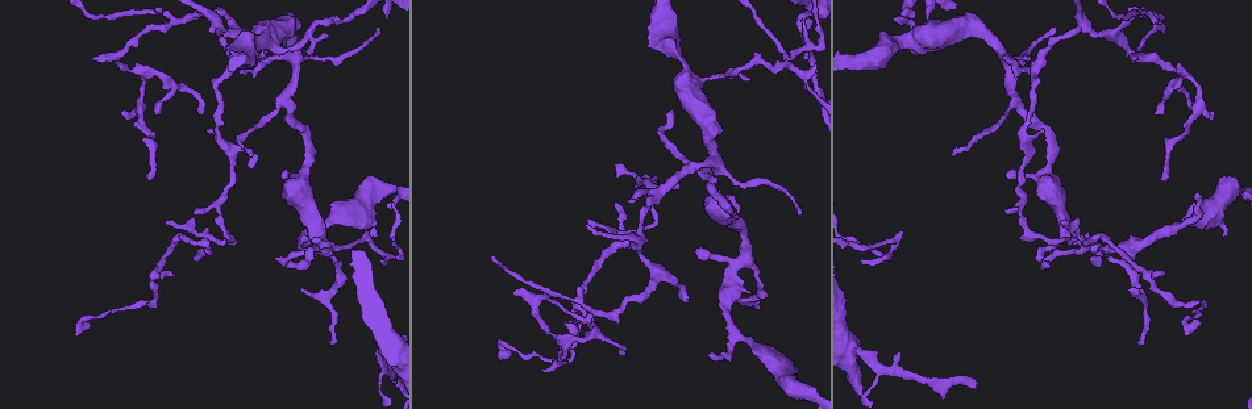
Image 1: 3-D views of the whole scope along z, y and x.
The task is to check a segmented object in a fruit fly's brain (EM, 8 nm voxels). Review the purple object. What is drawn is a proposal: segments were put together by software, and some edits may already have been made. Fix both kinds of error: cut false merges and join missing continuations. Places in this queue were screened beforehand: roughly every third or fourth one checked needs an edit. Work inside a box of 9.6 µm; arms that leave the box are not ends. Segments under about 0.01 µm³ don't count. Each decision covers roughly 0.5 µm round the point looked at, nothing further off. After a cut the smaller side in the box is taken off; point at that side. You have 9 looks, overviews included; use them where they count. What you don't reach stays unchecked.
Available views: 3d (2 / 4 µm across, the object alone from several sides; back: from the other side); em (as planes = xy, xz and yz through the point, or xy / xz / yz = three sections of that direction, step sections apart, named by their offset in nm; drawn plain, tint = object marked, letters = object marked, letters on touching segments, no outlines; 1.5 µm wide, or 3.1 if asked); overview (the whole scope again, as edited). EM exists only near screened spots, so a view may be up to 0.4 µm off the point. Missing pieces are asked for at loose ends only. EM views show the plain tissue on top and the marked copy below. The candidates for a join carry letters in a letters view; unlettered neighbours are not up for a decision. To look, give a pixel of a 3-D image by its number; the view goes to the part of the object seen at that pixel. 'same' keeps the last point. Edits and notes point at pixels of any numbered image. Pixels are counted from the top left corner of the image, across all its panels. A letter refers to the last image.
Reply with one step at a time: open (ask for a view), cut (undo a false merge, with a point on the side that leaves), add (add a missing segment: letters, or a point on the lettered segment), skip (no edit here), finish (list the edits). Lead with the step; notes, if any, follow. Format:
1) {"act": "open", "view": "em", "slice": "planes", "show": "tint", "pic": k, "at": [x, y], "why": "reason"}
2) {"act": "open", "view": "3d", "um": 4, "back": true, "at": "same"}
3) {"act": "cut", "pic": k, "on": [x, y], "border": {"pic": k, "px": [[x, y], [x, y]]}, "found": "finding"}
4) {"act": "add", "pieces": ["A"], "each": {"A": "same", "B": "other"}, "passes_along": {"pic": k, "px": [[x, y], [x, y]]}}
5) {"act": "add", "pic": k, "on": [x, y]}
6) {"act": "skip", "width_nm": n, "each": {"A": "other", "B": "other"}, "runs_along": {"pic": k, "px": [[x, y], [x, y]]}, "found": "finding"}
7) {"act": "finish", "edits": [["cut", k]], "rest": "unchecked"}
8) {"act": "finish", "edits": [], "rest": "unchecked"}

{"act": "open", "view": "em", "slice": "xy", "step": 8, "show": "tint", "pic": 1, "at": [499, 344], "why": "long arm stops here"}

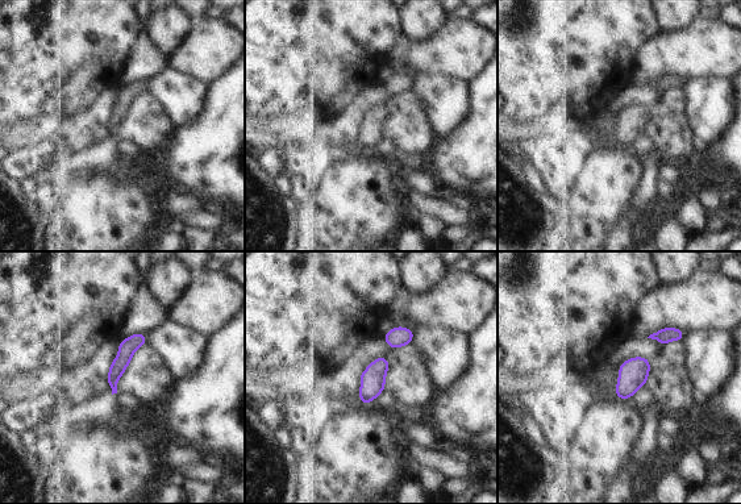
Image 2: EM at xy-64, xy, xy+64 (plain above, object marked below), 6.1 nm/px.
{"act": "open", "view": "em", "slice": "planes", "show": "letters", "at": "same"}

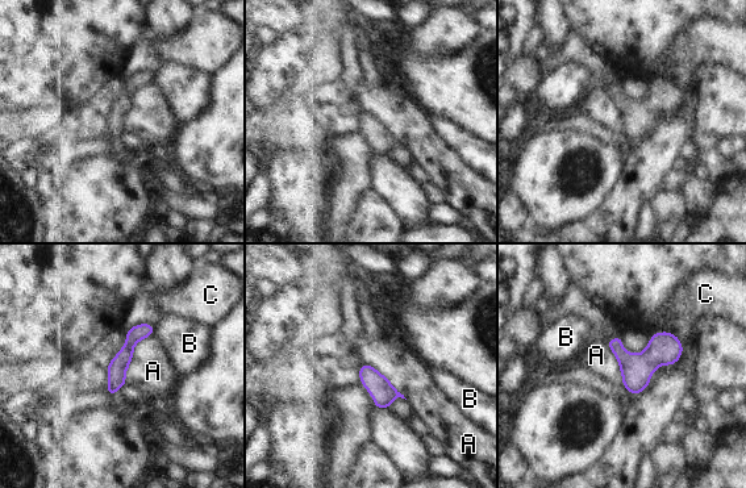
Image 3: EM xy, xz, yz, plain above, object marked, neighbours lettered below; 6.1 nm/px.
{"act": "skip", "each": {"A": "other", "B": "other", "C": "other"}, "found": "no lettered segment goes on from it"}

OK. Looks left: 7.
{"act": "open", "view": "3d", "um": 4, "pic": 1, "at": [386, 188], "why": "abrupt turn"}

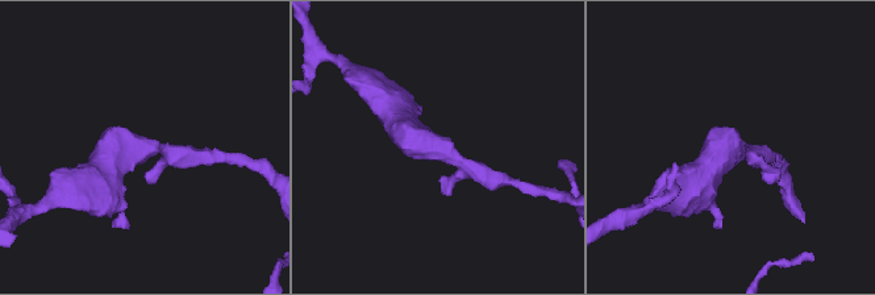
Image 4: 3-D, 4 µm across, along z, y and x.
{"act": "open", "view": "em", "slice": "xy", "step": 8, "show": "tint", "pic": 4, "at": [144, 147]}

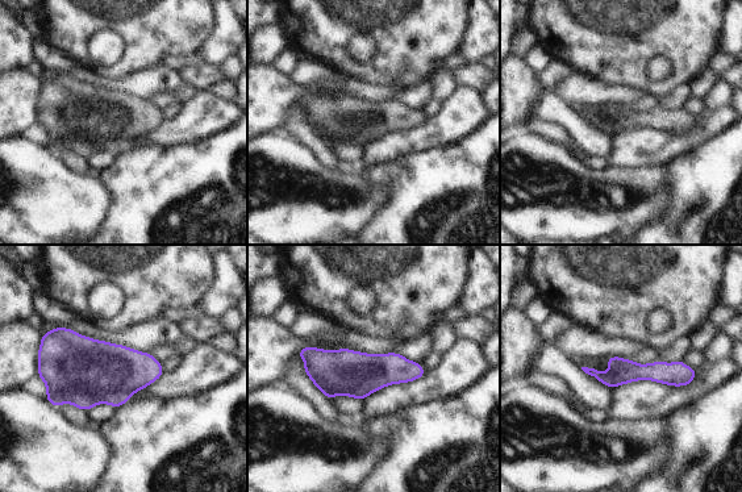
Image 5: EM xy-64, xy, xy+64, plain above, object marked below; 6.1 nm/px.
{"act": "open", "view": "em", "slice": "xy", "step": 8, "show": "letters", "at": "same"}

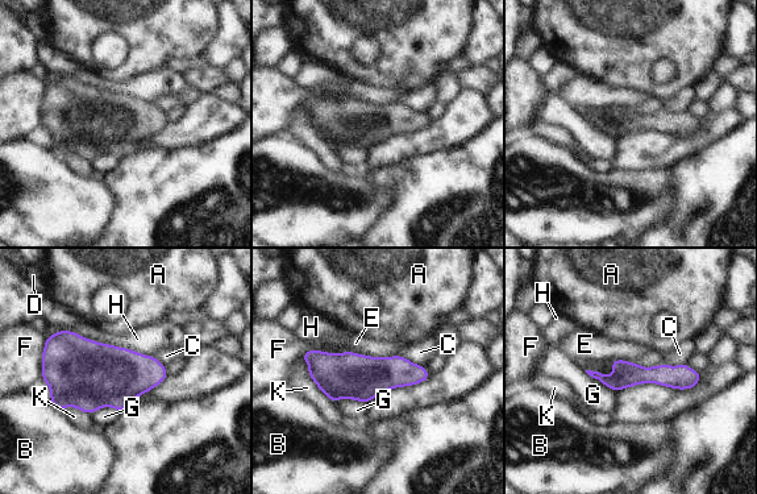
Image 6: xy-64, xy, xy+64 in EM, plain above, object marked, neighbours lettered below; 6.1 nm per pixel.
{"act": "skip", "each": {"A": "other", "B": "other", "C": "other", "D": "other", "E": "other", "F": "other", "G": "other", "H": "other", "K": "other"}, "runs_along": {"pic": 6, "px": [[306, 356], [336, 374], [424, 376]]}, "found": "continuous, no second neuron"}

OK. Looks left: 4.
{"act": "open", "view": "em", "slice": "yz", "step": 4, "show": "tint", "pic": 1, "at": [745, 260], "why": "sharp bend"}

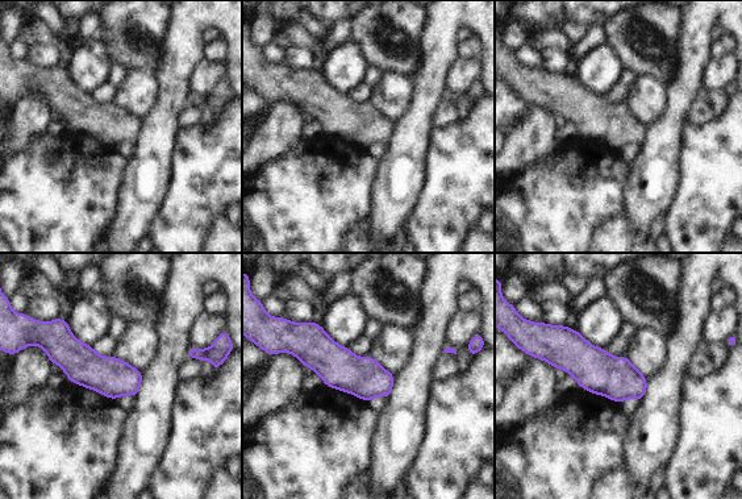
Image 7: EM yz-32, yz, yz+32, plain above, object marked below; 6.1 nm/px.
{"act": "open", "view": "em", "slice": "xy", "step": 8, "show": "letters", "at": "same", "why": "another direction"}

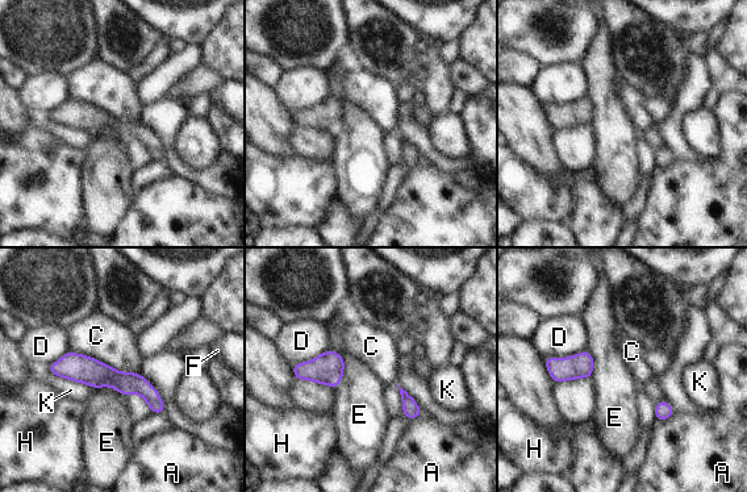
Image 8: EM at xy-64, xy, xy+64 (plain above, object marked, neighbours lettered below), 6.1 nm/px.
{"act": "skip", "each": {"A": "other", "C": "other", "D": "other", "E": "other", "F": "other", "H": "other", "K": "other"}, "border": {"pic": 8, "px": [[70, 350], [138, 374]]}, "found": "continuous, no second neuron"}

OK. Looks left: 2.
{"act": "open", "view": "3d", "um": 2, "pic": 1, "at": [1035, 67], "why": "branch point"}

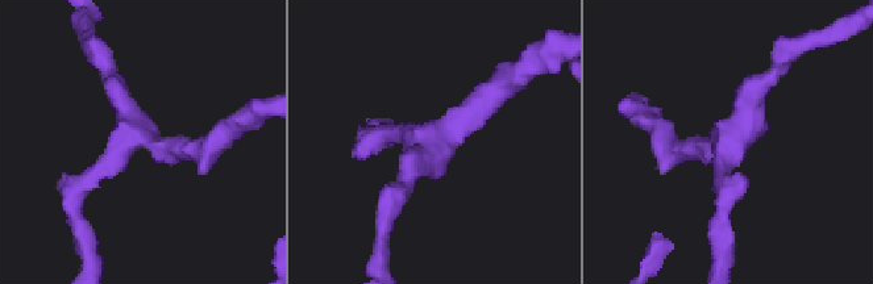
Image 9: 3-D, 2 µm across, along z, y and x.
{"act": "open", "view": "em", "slice": "planes", "show": "letters", "pic": 9, "at": [729, 139], "arms": 3, "why": "now the EM"}

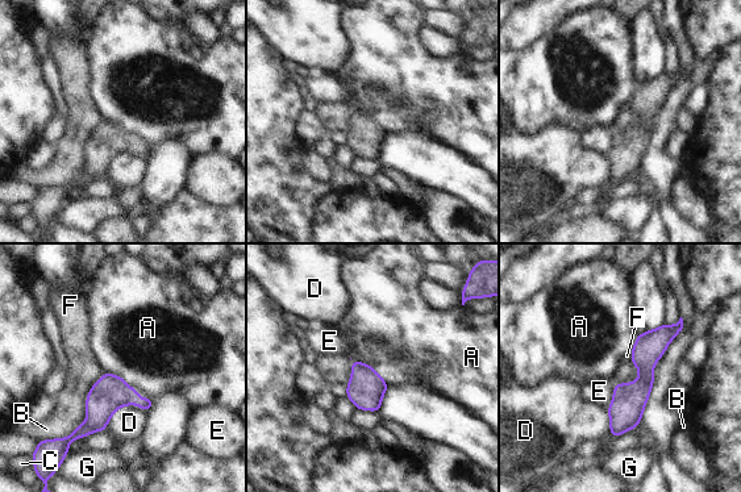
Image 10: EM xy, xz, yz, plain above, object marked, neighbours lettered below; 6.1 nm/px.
{"act": "skip", "each": {"A": "other", "B": "other", "C": "other", "D": "other", "E": "other", "F": "other", "G": "other"}, "runs_along": {"pic": 10, "px": [[667, 337], [613, 433]]}, "found": "all the same neuron"}

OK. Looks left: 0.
{"act": "finish", "edits": [], "rest": "unchecked"}

